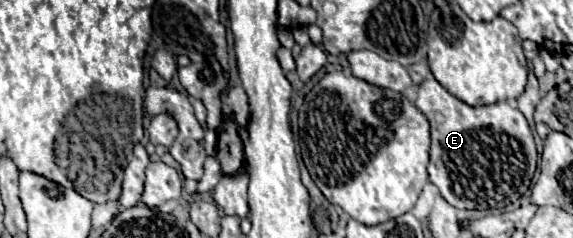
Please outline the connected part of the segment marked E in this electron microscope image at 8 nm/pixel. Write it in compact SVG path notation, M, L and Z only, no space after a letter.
M428 78L420 84L416 108L428 118L432 130L432 148L428 164L430 182L438 186L442 198L448 204L466 210L500 210L528 192L532 176L536 172L538 152L530 126L518 108L510 106L508 102L498 102L492 106L478 106L478 108L468 106L462 100L454 98L434 78Z

